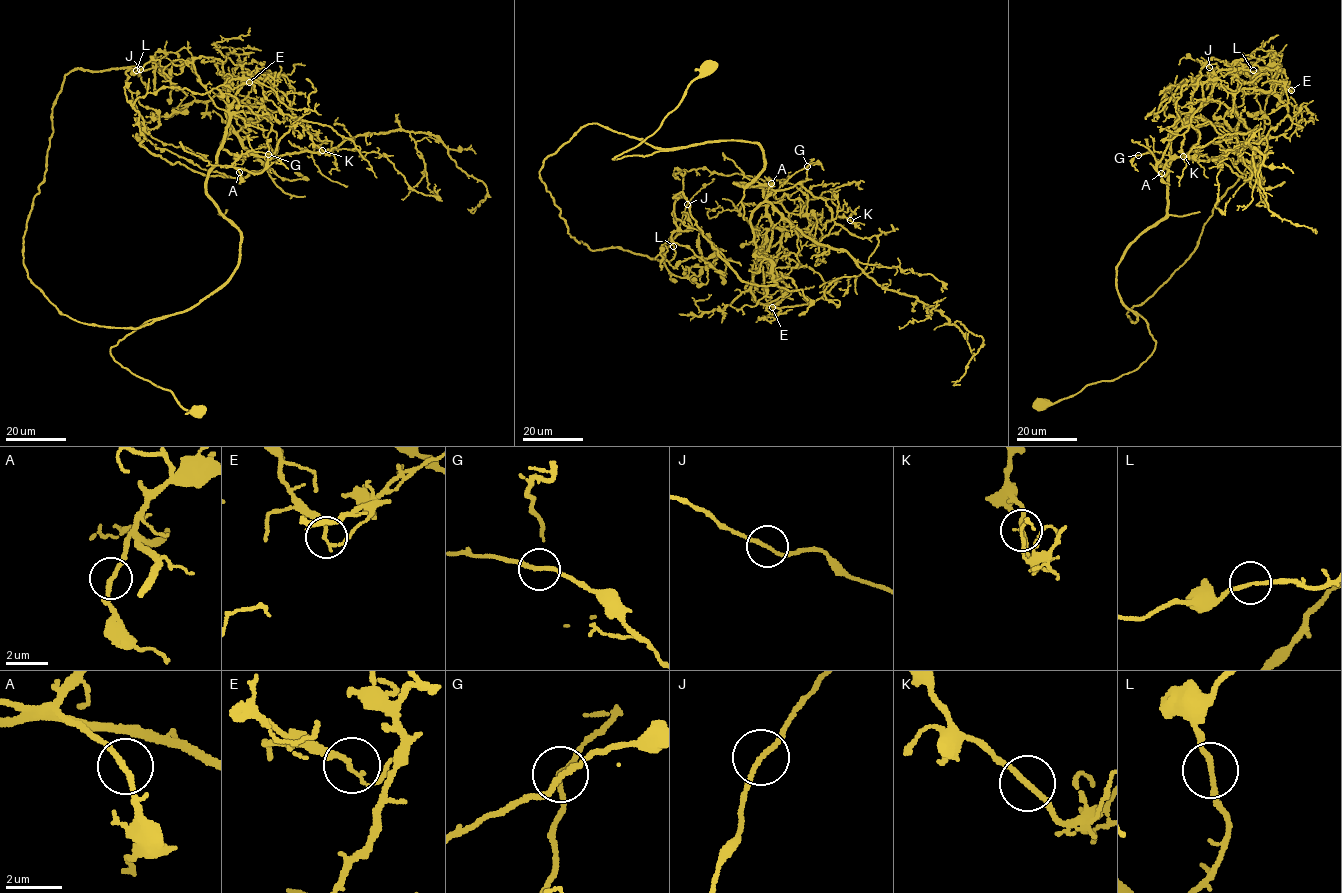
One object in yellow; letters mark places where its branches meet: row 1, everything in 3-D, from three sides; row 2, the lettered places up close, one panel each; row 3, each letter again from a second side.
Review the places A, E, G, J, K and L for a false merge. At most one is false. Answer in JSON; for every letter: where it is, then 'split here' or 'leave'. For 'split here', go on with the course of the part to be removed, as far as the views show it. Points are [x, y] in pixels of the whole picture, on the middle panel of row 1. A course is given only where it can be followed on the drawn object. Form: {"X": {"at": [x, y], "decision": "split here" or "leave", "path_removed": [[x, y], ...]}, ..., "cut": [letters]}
{"A": {"at": [771, 183], "decision": "leave"}, "E": {"at": [772, 307], "decision": "split here", "path_removed": [[772, 307], [751, 291], [761, 248], [776, 285], [722, 258], [674, 196], [680, 172], [782, 179], [810, 221]]}, "G": {"at": [807, 166], "decision": "leave"}, "J": {"at": [687, 204], "decision": "leave"}, "K": {"at": [850, 220], "decision": "leave"}, "L": {"at": [673, 246], "decision": "leave"}, "cut": ["E"]}

